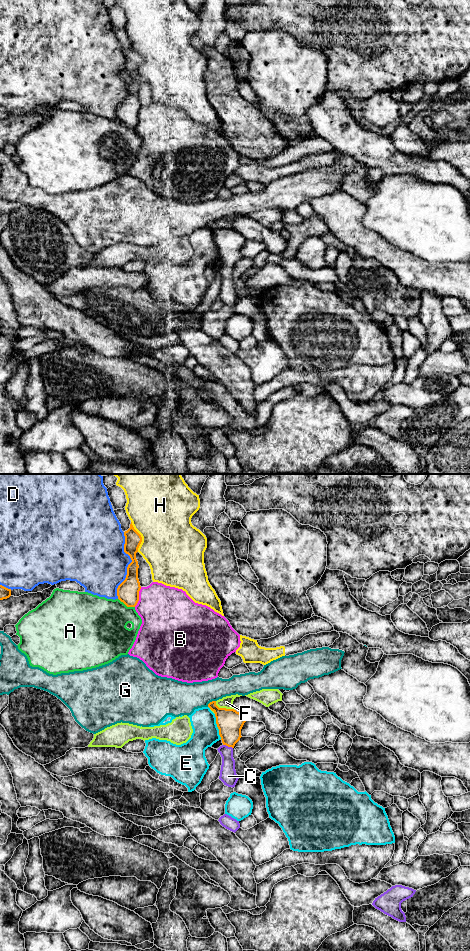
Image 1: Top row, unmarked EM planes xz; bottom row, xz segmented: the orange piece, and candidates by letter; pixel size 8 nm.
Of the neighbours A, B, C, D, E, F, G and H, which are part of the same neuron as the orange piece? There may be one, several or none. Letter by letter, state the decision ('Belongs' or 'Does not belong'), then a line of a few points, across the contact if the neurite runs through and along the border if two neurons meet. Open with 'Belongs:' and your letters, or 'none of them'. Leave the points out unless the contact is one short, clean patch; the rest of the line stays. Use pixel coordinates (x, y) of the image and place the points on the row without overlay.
Belongs: C
A: Does not belong
B: Does not belong
C: Belongs. Line: xz (229, 242), (228, 266), (228, 296)
D: Does not belong
E: Does not belong
F: Does not belong
G: Does not belong
H: Does not belong

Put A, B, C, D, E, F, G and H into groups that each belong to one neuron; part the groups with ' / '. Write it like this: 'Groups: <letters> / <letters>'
Groups: A / B / C / D / E / F / G / H

